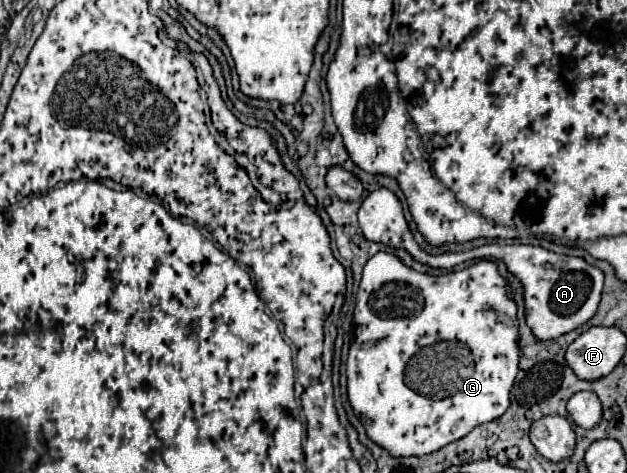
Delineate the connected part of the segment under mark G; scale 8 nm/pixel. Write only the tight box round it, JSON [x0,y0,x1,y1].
[346,253,518,457]

